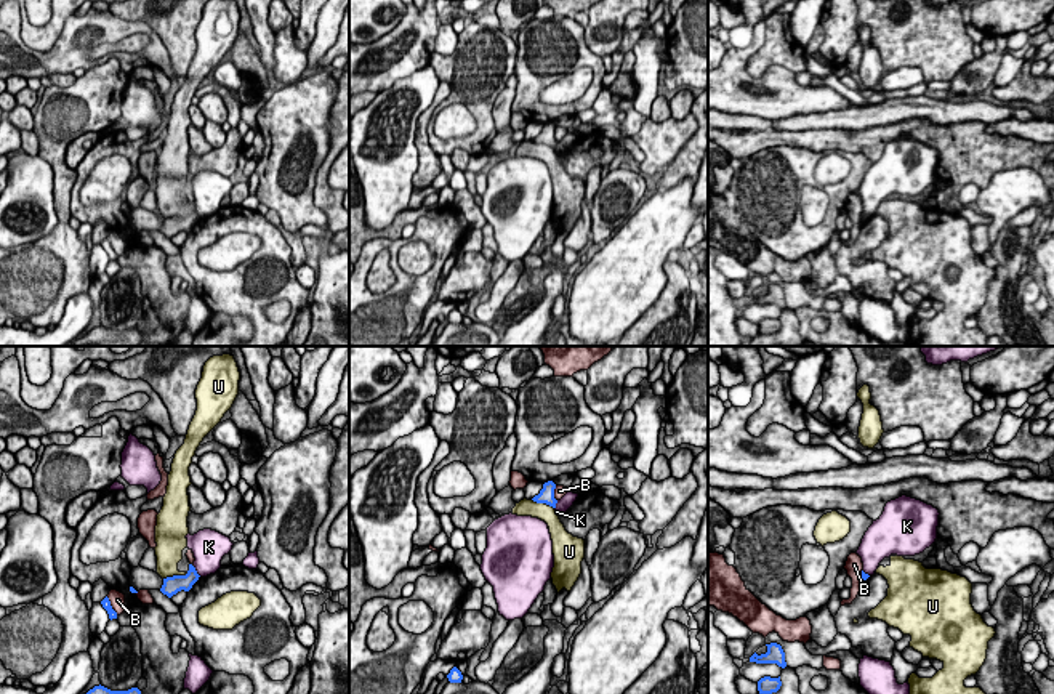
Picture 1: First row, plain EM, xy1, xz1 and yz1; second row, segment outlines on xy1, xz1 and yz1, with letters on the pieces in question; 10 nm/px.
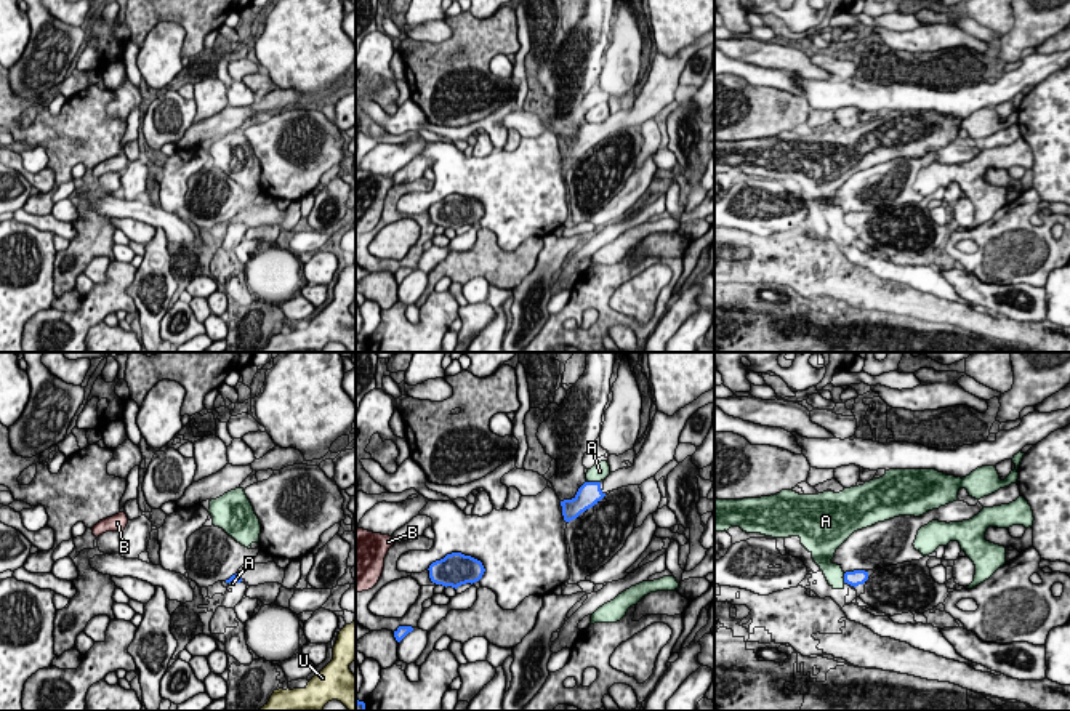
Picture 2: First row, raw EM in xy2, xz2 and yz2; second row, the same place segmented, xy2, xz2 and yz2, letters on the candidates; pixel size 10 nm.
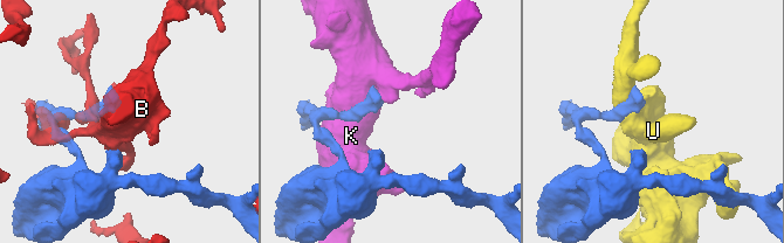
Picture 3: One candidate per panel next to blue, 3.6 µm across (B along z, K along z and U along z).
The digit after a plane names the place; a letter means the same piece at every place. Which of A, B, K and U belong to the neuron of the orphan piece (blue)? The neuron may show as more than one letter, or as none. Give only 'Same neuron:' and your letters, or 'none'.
Same neuron: none

